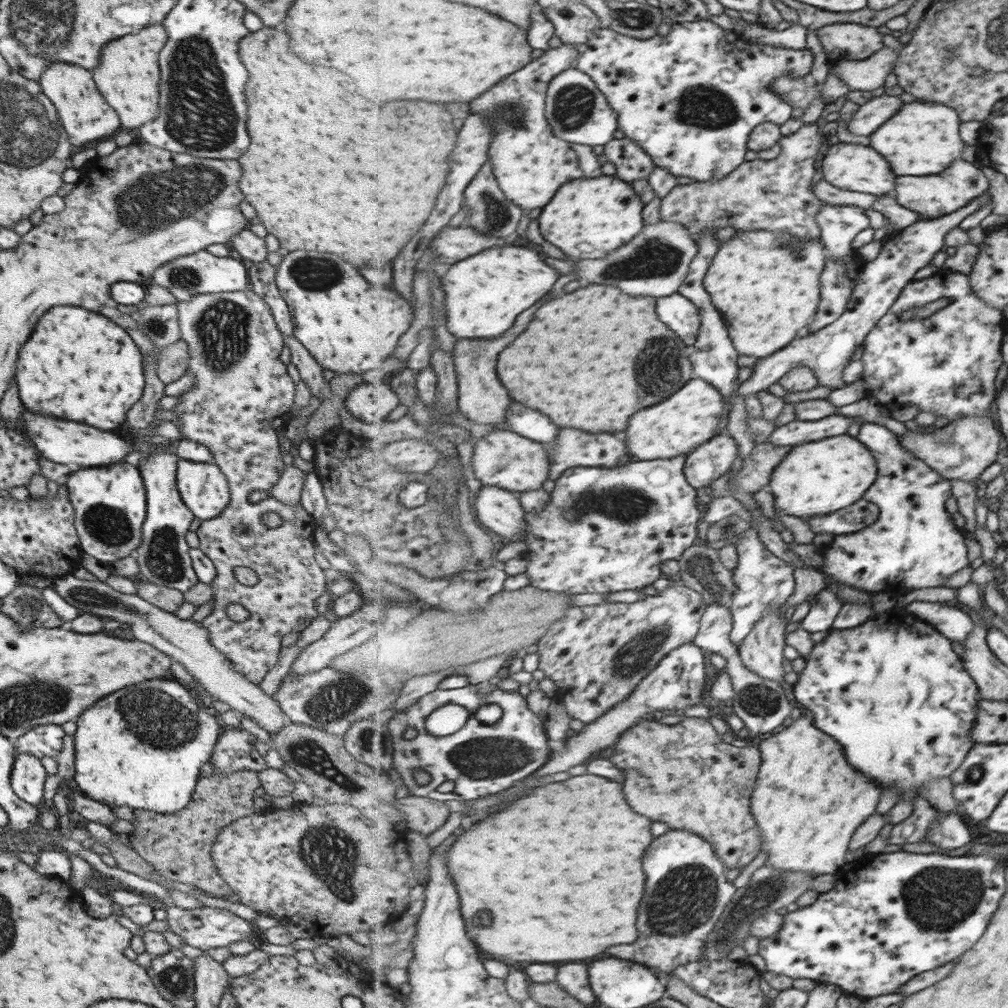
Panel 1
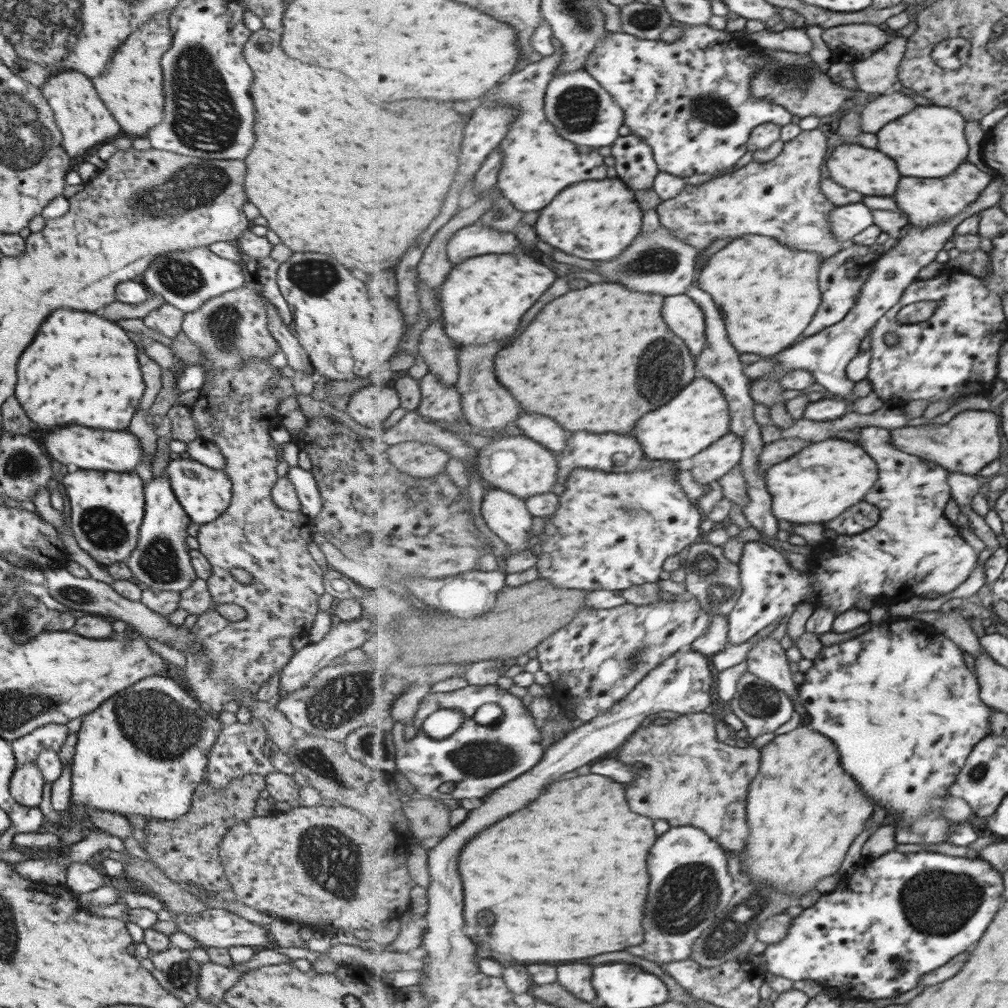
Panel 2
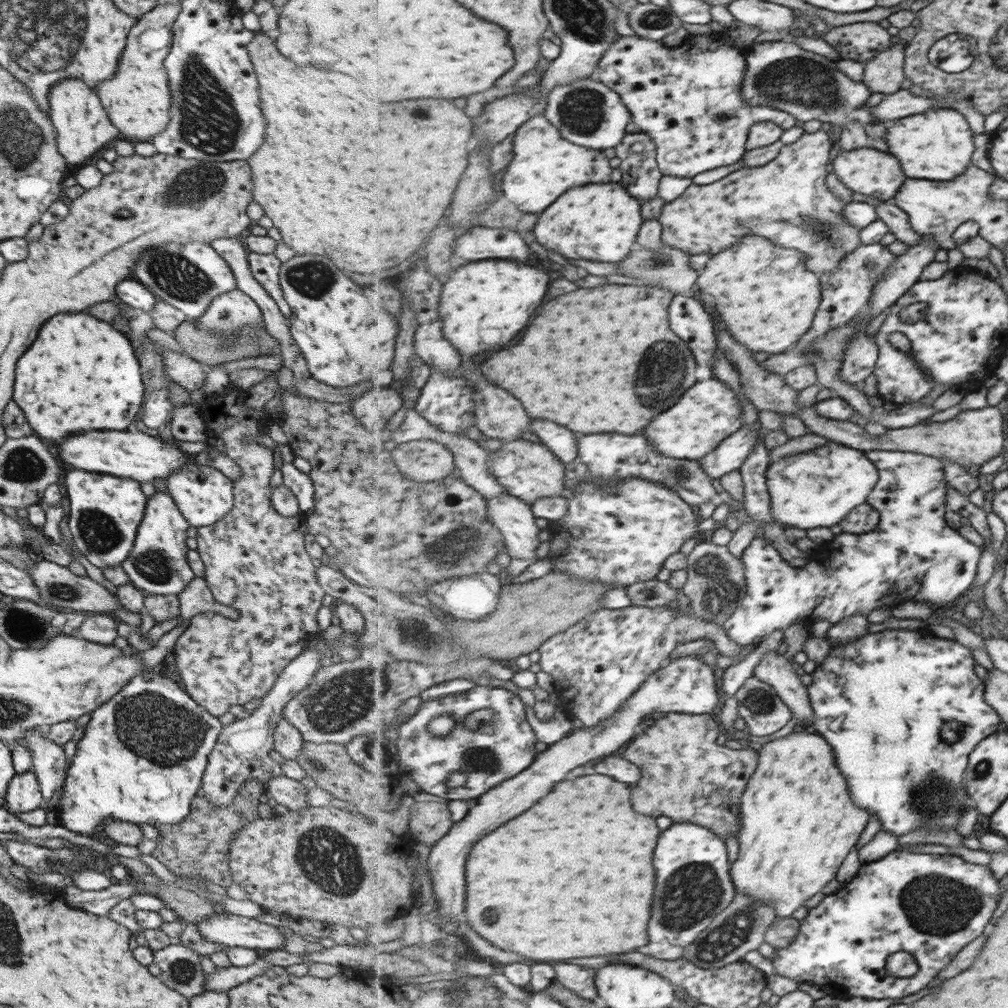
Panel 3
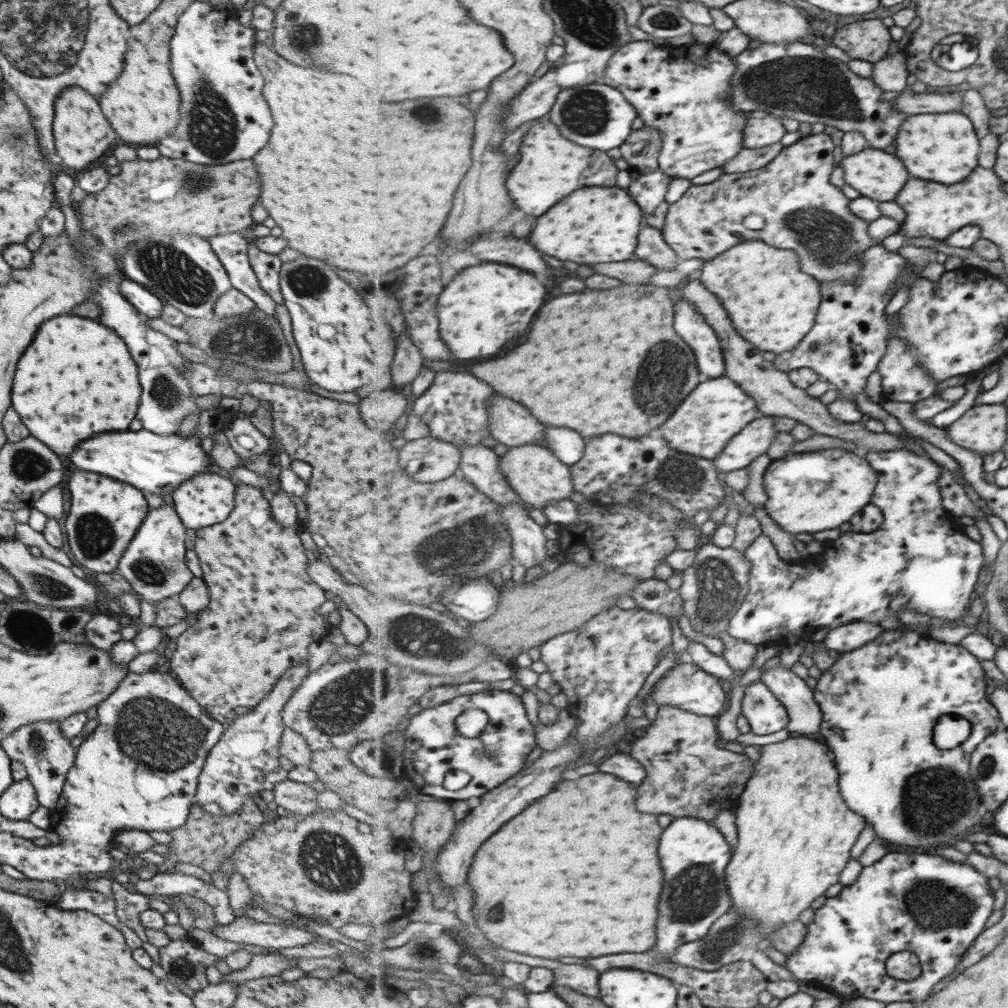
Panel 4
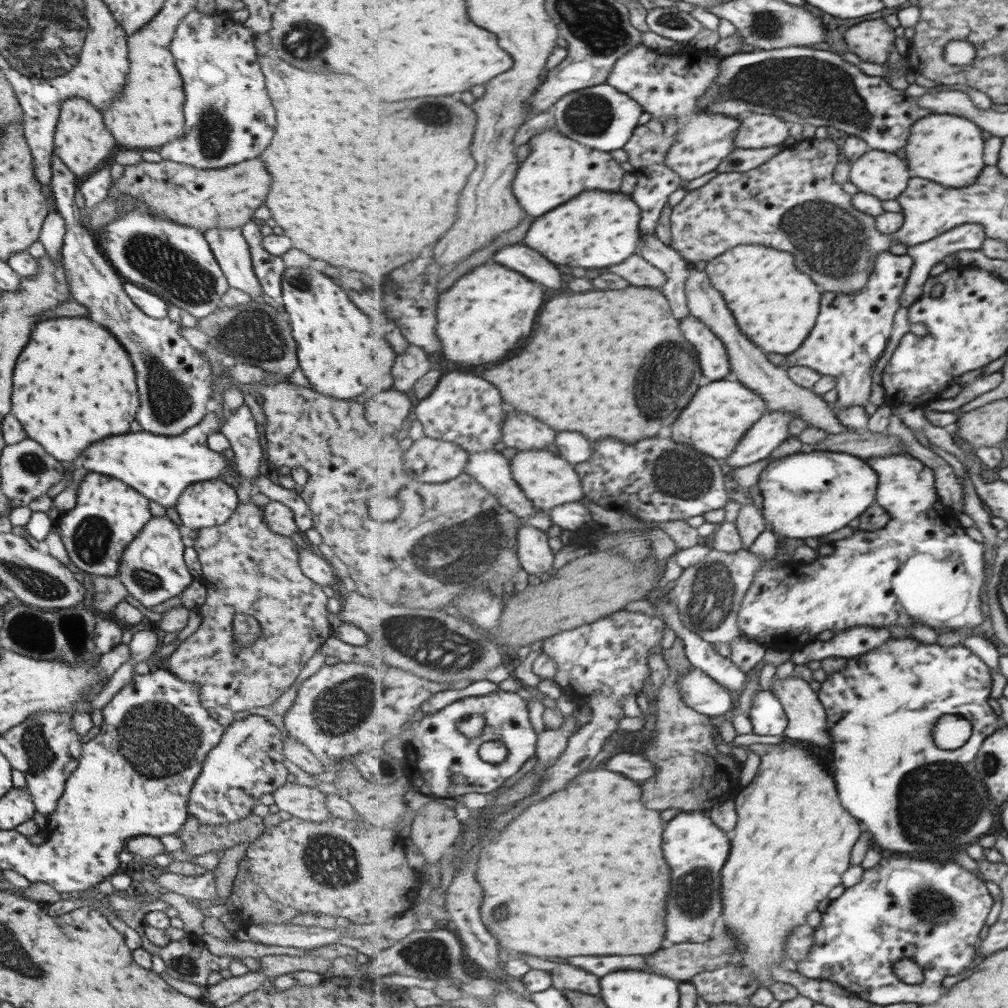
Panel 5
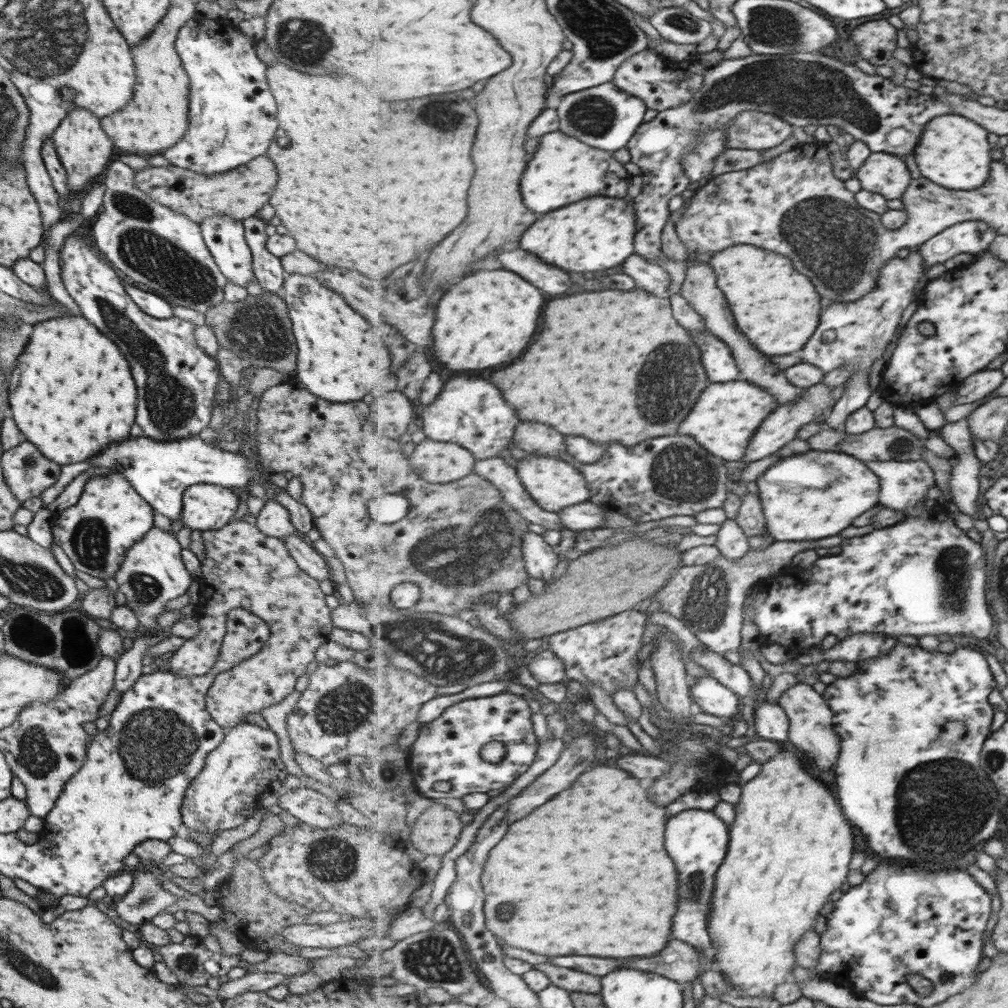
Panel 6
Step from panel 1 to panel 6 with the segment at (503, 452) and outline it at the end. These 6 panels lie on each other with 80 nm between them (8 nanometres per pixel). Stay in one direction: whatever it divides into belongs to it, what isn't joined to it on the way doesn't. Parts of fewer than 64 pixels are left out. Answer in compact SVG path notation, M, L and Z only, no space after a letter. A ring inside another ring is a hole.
M533 454L520 460L517 469L520 481L525 485L527 492L546 511L558 513L564 508L584 503L592 498L592 489L588 487L586 475L565 460Z

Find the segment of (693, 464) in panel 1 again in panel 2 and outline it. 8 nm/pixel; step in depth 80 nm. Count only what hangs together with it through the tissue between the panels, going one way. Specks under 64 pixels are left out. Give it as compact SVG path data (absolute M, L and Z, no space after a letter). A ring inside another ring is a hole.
M729 432L691 460L693 476L701 484L711 484L739 466L744 452L744 440L738 434Z

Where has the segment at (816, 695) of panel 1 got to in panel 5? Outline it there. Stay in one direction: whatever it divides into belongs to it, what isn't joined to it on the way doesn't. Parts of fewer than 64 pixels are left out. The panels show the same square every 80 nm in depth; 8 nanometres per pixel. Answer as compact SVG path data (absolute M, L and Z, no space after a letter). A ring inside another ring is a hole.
M891 637L889 642L877 650L848 660L845 670L827 676L819 694L829 714L829 732L832 733L835 746L832 754L835 756L841 802L845 808L849 808L849 812L853 812L853 816L857 816L863 828L872 834L872 840L878 848L917 856L931 856L941 852L953 854L965 851L968 845L977 843L985 834L993 834L995 812L999 814L999 806L995 806L995 801L989 795L989 787L981 780L976 767L981 745L999 729L999 716L989 706L993 687L991 668L963 644L945 648L937 643L923 644L909 637ZM943 714L957 714L971 722L973 733L965 746L957 750L941 750L935 746L933 732ZM939 762L947 764L949 770L945 770L945 774L937 772L935 780L925 780L927 768L923 766L937 764L939 768Z

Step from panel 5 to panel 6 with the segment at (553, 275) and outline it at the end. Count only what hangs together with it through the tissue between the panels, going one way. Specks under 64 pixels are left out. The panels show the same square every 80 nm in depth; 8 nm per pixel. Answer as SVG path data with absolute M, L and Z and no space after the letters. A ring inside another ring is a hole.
M509 250L505 254L500 254L498 260L505 264L507 270L513 270L521 276L525 276L525 280L537 284L541 290L549 292L549 294L563 294L567 292L573 282L571 282L571 276L553 266L553 264L545 264L543 260L539 260L537 256L531 256L529 252L525 250Z

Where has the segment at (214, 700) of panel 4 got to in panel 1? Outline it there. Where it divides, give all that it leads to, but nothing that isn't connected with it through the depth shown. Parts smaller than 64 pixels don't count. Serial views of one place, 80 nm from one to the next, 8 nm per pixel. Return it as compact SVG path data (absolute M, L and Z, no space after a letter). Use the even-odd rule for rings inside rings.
M247 288L241 291L233 292L220 292L220 293L197 293L196 295L190 296L189 302L179 302L175 305L177 308L177 321L178 329L180 332L180 339L185 341L186 344L186 370L193 374L194 382L193 385L178 396L178 401L170 408L178 418L178 430L182 434L183 439L190 440L191 442L199 442L199 445L207 447L211 457L213 459L214 465L223 473L226 478L229 491L229 500L225 505L225 508L206 521L201 521L198 528L196 529L196 535L198 536L199 546L198 549L213 563L216 570L215 578L210 582L211 588L213 589L212 602L213 611L209 613L199 624L206 628L208 632L209 642L213 645L213 648L217 652L225 656L225 660L231 662L231 668L235 671L239 671L239 674L243 678L247 678L251 684L258 686L261 680L264 678L267 671L271 670L277 660L279 660L279 652L281 652L281 647L279 646L279 641L283 634L287 632L299 632L303 630L311 621L315 618L318 613L315 611L315 598L324 592L325 581L323 576L323 571L320 566L315 563L313 559L314 553L314 531L317 529L318 520L314 519L305 509L300 505L284 505L281 501L278 501L273 495L271 495L270 489L279 480L280 473L284 470L283 462L281 461L281 452L279 452L279 442L277 441L277 433L284 426L286 420L291 418L290 408L293 404L293 381L287 375L285 371L285 365L279 361L279 352L283 348L284 340L277 330L275 321L273 321L272 315L270 314L267 304L264 302L263 298L257 296L251 288ZM264 512L275 512L281 517L281 525L275 528L265 527L261 523L261 514ZM237 566L243 566L243 568L249 568L253 570L257 576L257 582L252 586L241 585L235 579L233 575L233 568ZM229 604L241 604L247 612L249 612L249 617L240 622L234 622L230 620L227 615L225 615L225 607Z

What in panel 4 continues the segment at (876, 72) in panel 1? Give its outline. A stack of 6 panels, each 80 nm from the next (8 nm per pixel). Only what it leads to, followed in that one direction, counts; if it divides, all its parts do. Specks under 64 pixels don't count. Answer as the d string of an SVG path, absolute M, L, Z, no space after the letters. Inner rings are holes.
M899 51L885 55L883 60L874 63L874 71L870 78L887 92L902 92L909 88L909 74L906 53Z

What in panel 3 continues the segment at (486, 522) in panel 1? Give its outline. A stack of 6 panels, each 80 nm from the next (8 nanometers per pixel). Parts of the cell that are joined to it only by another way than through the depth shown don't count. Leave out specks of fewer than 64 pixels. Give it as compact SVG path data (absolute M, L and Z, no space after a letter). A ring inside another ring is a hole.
M511 493L488 499L488 517L502 532L504 546L511 558L539 559L539 526L532 505Z

